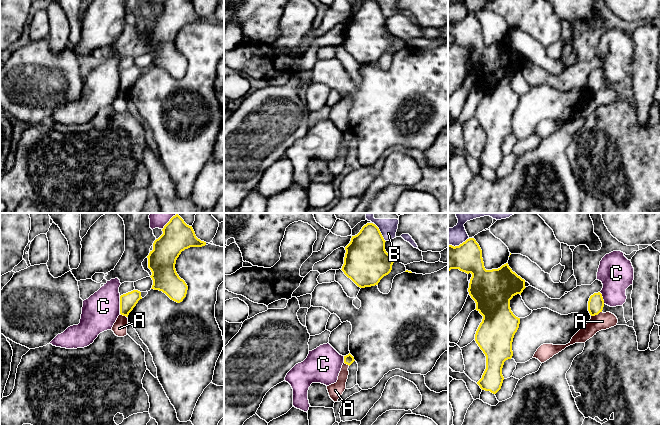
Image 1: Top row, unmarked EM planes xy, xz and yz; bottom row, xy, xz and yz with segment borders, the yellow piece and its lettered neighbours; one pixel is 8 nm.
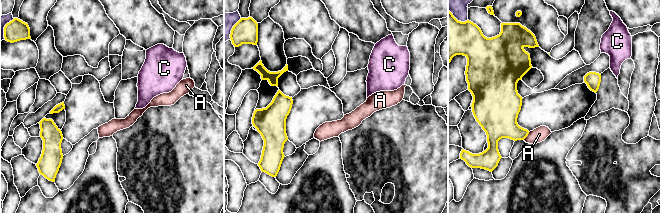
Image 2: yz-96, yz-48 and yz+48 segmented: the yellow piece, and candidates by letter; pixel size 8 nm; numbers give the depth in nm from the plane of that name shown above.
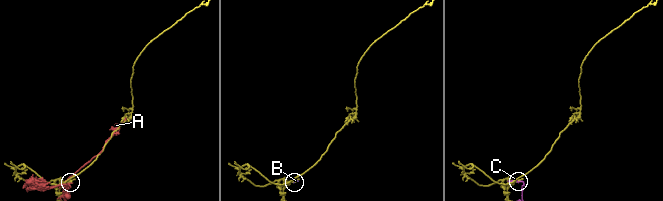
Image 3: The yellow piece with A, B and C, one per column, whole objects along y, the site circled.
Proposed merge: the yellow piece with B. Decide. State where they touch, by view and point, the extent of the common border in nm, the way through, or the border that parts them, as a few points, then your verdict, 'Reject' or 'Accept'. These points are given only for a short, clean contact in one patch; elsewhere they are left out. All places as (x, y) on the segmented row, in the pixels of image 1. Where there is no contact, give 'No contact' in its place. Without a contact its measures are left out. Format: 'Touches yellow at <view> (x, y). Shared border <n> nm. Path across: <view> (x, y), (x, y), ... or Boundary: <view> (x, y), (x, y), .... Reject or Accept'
Touches yellow at xz (380, 232). Shared border 180 nm. Reject

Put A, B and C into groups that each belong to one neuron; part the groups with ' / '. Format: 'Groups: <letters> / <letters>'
Groups: A / B / C

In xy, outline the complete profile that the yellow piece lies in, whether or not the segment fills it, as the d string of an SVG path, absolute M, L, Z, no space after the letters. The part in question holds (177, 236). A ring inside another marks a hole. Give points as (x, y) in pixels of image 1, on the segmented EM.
M176 214L162 229L163 234L154 241L148 258L148 268L153 280L151 289L165 293L171 300L180 303L186 297L188 286L176 272L176 260L182 251L190 247L202 247L206 242L195 235L192 226Z

